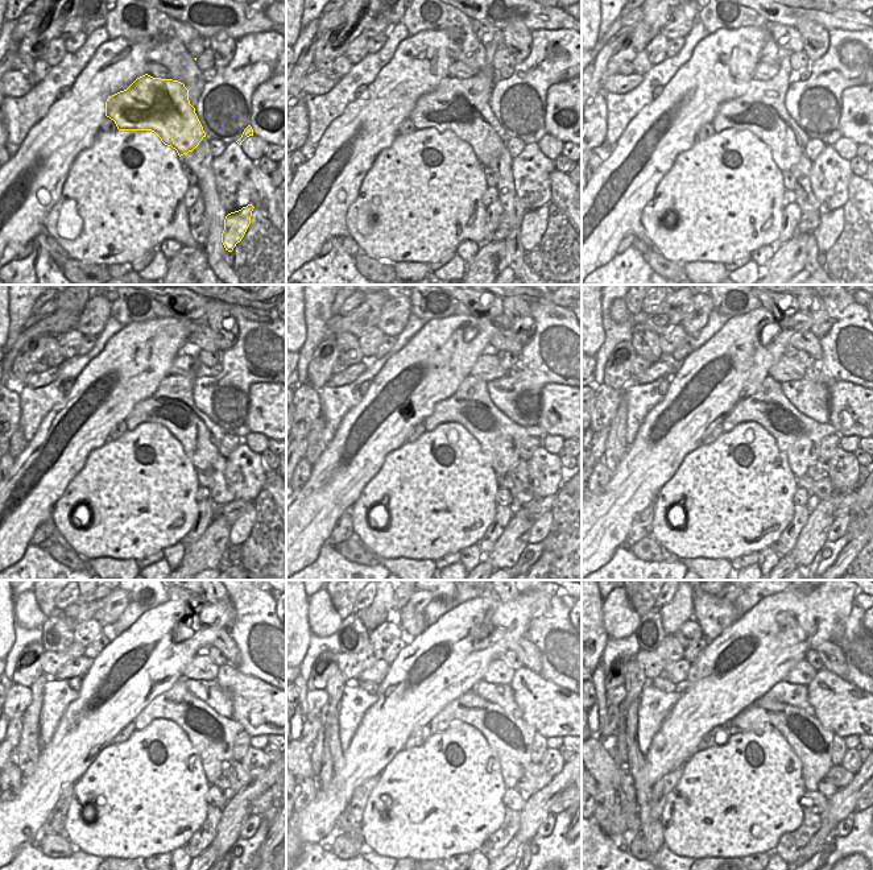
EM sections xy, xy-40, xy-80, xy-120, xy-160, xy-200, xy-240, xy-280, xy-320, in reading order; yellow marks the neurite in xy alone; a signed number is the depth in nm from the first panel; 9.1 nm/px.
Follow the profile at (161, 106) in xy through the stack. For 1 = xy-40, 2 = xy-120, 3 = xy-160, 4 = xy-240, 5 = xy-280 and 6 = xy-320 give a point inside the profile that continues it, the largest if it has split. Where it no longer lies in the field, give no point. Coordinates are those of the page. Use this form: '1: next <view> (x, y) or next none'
1: next xy-40 (460, 106)
2: next xy-120 (172, 406)
3: next xy-160 (470, 406)
4: next xy-240 (212, 736)
5: next xy-280 (511, 738)
6: next xy-320 (811, 742)

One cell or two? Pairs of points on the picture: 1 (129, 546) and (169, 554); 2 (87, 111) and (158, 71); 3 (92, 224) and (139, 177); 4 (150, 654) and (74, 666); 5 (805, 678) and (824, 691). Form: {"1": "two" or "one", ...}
{"1": "two", "2": "two", "3": "one", "4": "two", "5": "two"}

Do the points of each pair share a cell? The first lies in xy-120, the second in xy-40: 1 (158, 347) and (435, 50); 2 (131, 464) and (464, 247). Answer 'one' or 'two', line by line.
1: one
2: two

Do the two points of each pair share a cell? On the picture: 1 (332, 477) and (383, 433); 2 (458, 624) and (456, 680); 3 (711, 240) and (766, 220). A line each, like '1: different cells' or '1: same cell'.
1: same cell
2: same cell
3: same cell

